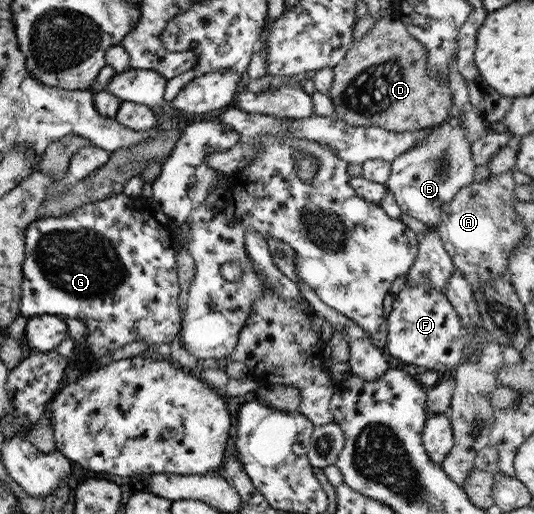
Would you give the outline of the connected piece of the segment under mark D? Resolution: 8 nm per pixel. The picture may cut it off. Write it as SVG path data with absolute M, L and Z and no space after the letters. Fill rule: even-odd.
M382 16L374 21L360 40L352 41L342 60L331 68L333 80L328 95L334 105L334 117L356 127L380 127L388 132L403 133L431 128L450 118L452 94L447 82L432 77L426 69L426 47L413 39L398 20Z

